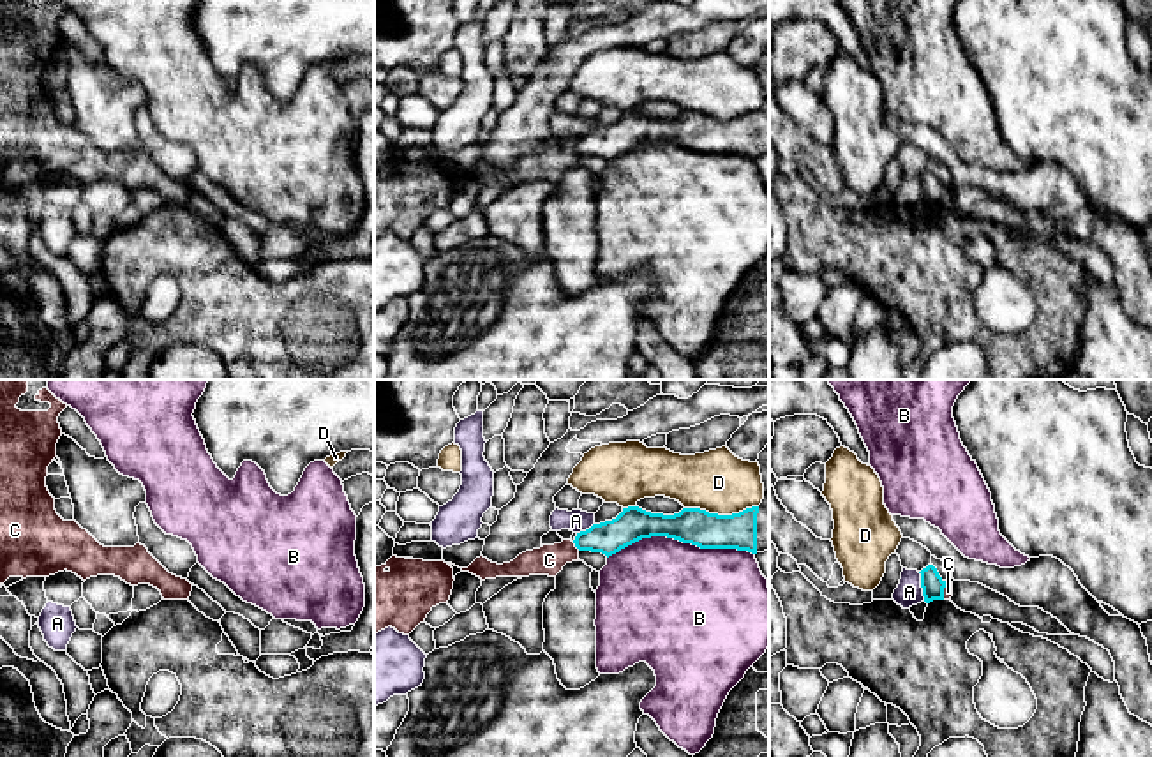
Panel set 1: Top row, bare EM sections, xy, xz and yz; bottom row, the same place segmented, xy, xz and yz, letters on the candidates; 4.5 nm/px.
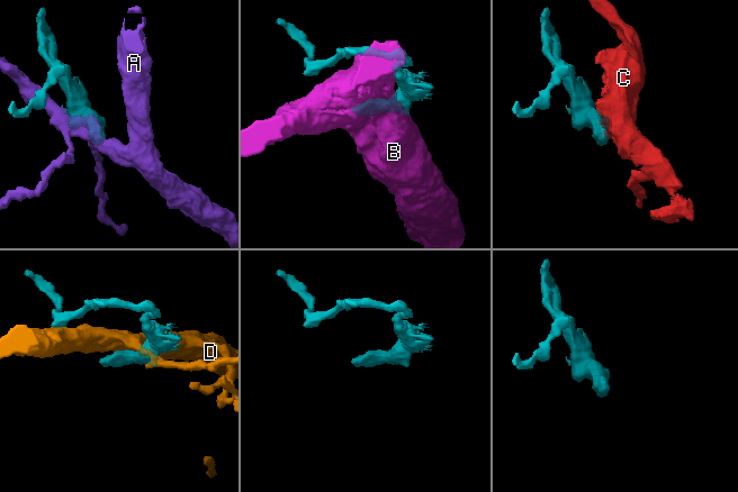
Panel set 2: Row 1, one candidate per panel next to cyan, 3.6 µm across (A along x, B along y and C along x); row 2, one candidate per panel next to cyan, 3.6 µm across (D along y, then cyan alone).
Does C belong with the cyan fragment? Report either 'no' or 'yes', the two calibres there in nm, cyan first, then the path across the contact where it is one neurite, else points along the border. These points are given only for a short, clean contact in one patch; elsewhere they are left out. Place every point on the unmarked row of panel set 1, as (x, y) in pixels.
no | 150/140 nm | along xz (572, 147), (579, 154)

